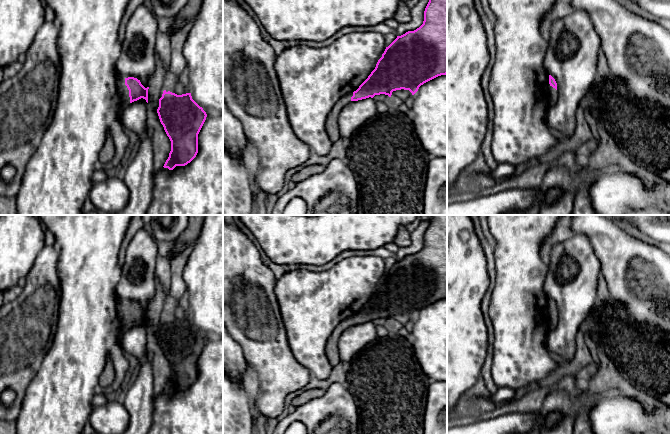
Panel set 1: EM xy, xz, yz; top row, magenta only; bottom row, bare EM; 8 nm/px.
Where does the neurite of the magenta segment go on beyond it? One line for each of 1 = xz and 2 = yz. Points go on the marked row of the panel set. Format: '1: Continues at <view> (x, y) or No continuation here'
1: Continues at xz (331, 125)
2: Continues at yz (553, 93)

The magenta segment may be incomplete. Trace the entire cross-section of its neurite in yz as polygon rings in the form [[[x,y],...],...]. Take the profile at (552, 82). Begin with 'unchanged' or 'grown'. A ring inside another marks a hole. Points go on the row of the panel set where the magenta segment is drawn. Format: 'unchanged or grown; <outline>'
grown; [[[549,75],[549,84],[549,101],[551,106],[554,106],[558,100],[559,93],[557,89],[557,83],[551,75]]]

